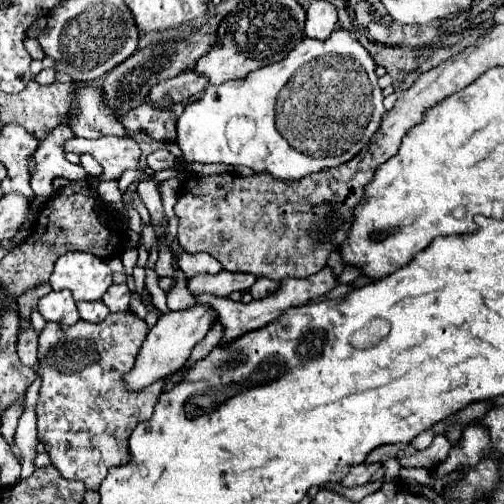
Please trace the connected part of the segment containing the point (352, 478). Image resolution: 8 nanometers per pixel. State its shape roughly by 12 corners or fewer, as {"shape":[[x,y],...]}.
{"shape":[[376,463],[354,465],[342,485],[366,485],[378,471]]}

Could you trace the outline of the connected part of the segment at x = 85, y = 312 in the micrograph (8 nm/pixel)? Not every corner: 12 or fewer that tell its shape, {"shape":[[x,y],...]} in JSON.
{"shape":[[80,301],[80,317],[102,323],[110,313],[102,301]]}

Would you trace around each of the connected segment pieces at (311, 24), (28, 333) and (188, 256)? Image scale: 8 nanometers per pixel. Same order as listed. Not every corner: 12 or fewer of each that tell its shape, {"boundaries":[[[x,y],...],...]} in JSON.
{"boundaries":[[[314,1],[306,9],[306,35],[318,41],[336,29],[336,7]],[[26,329],[18,337],[18,357],[26,367],[38,363],[38,335]],[[208,253],[180,255],[180,269],[188,279],[222,269]]]}

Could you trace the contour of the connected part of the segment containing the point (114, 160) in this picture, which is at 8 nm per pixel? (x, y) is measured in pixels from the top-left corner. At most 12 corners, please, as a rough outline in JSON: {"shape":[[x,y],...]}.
{"shape":[[130,137],[66,141],[64,151],[90,153],[104,173],[89,181],[116,181],[140,169],[140,147]]}

